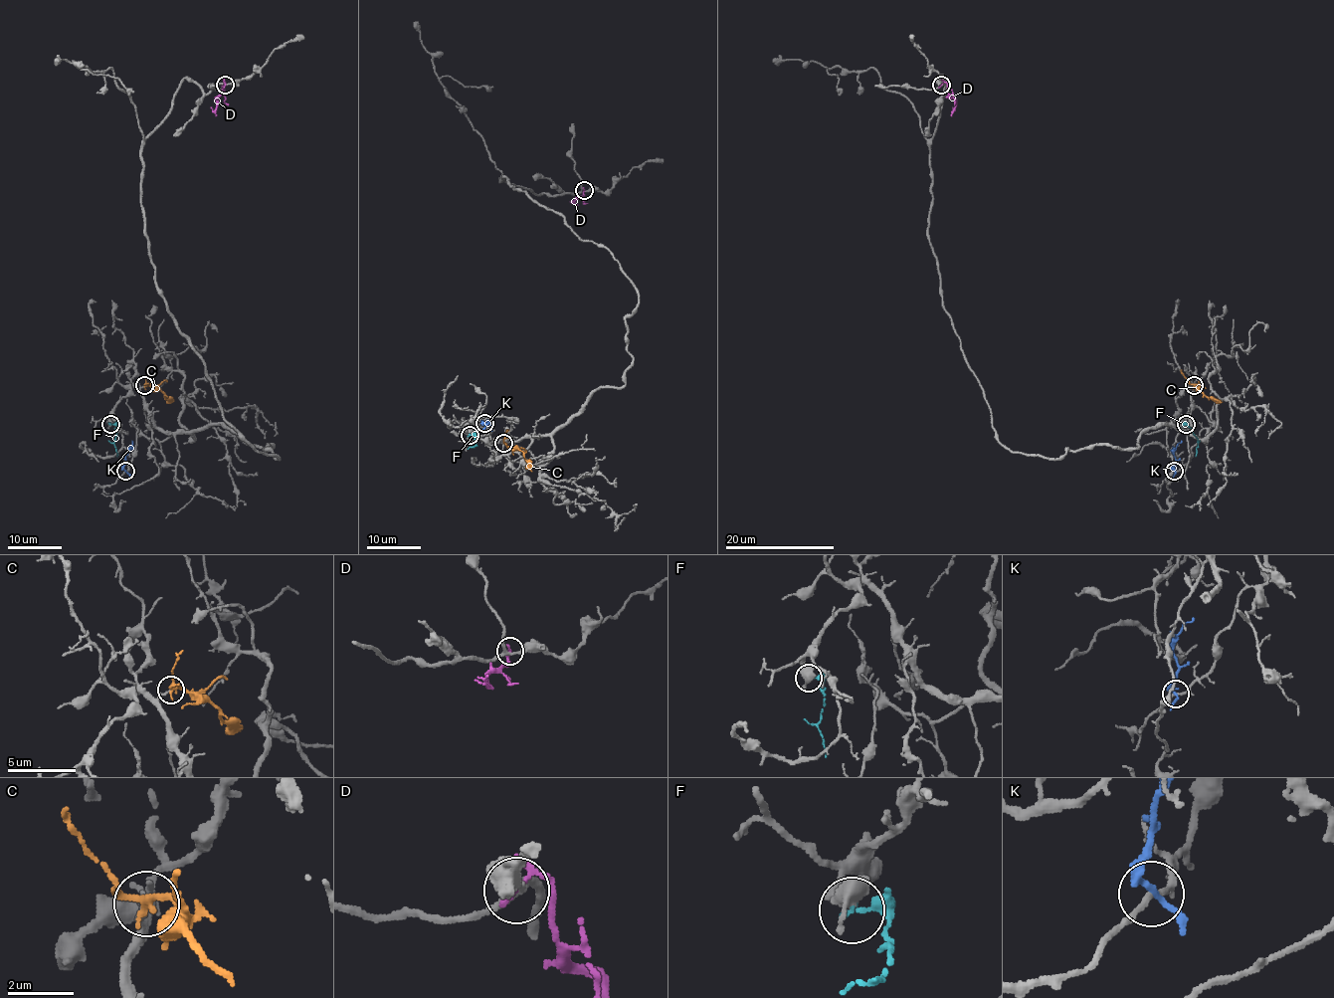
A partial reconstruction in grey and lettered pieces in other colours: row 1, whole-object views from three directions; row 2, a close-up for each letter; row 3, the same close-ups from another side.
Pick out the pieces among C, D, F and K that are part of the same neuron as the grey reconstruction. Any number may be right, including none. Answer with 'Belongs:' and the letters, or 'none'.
Belongs: F

